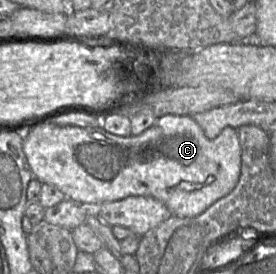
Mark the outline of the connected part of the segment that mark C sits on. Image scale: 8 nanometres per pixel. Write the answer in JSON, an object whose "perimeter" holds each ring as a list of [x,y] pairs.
{"perimeter":[[[167,114],[157,118],[155,123],[139,135],[117,136],[102,127],[59,126],[52,122],[36,126],[24,132],[23,151],[33,173],[33,177],[42,184],[48,183],[58,187],[66,196],[77,203],[88,207],[97,207],[105,202],[121,200],[129,196],[149,196],[162,202],[171,212],[180,218],[195,217],[207,210],[213,203],[228,195],[237,185],[241,174],[241,146],[238,132],[232,126],[226,126],[219,135],[209,139],[199,124],[188,115]]]}

